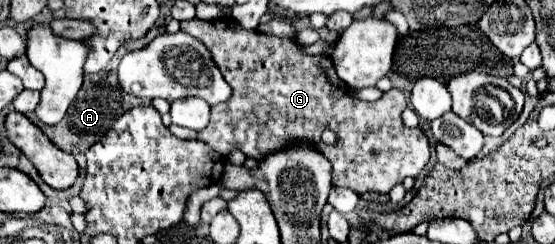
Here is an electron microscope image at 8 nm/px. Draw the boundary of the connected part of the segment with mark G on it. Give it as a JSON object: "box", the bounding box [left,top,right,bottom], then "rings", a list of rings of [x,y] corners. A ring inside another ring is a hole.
{"box":[181,18,429,194],"rings":[[[223,18],[215,22],[203,22],[203,20],[189,20],[183,22],[181,28],[195,38],[199,38],[209,52],[213,54],[213,60],[217,62],[223,78],[233,88],[233,96],[211,108],[211,122],[205,130],[197,134],[199,140],[203,140],[207,146],[211,146],[215,152],[227,156],[231,150],[239,148],[245,156],[263,160],[269,152],[283,148],[289,142],[309,140],[333,166],[333,186],[345,186],[351,188],[357,194],[363,192],[389,192],[395,184],[401,184],[407,176],[417,176],[425,164],[429,162],[429,138],[425,132],[417,128],[407,128],[401,120],[401,112],[405,110],[405,96],[401,90],[391,88],[375,102],[363,102],[355,96],[349,96],[349,88],[343,80],[339,80],[333,62],[329,56],[311,56],[305,54],[291,38],[277,38],[261,32],[245,30],[239,22],[233,18]],[[329,128],[339,136],[337,146],[327,146],[321,142],[321,132]]]}

